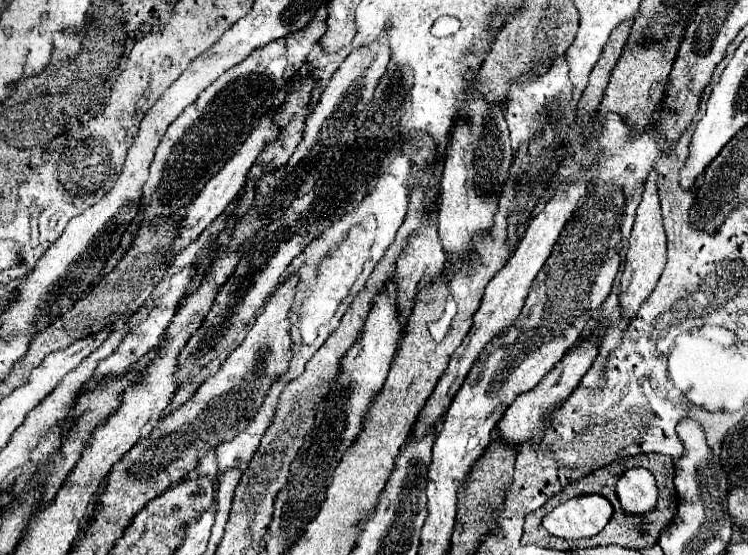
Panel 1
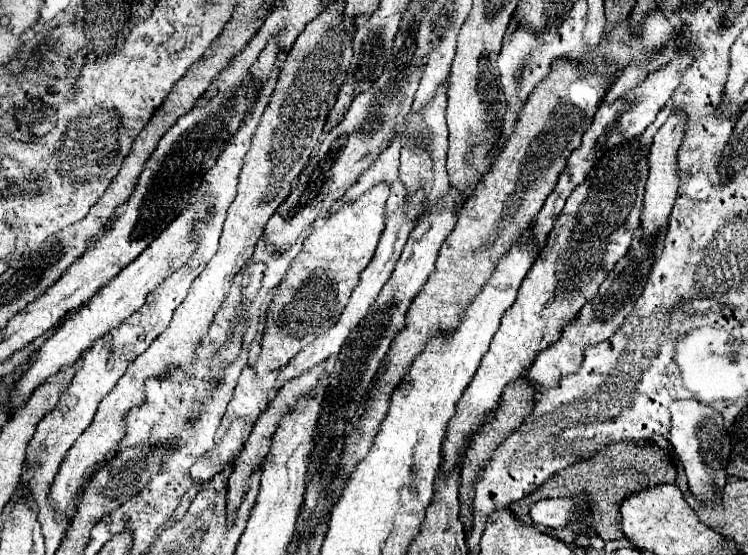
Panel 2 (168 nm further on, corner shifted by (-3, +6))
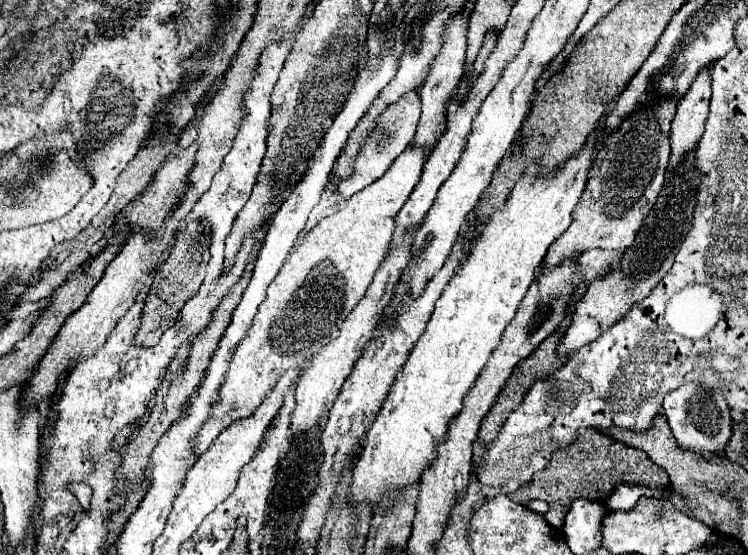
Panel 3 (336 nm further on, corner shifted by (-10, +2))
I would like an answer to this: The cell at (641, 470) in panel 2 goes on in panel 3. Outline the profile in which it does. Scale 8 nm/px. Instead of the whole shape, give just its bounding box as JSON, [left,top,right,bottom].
[511,429,669,529]

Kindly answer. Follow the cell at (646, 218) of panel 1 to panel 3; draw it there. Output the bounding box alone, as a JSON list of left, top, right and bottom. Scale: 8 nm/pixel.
[671,69,711,169]

